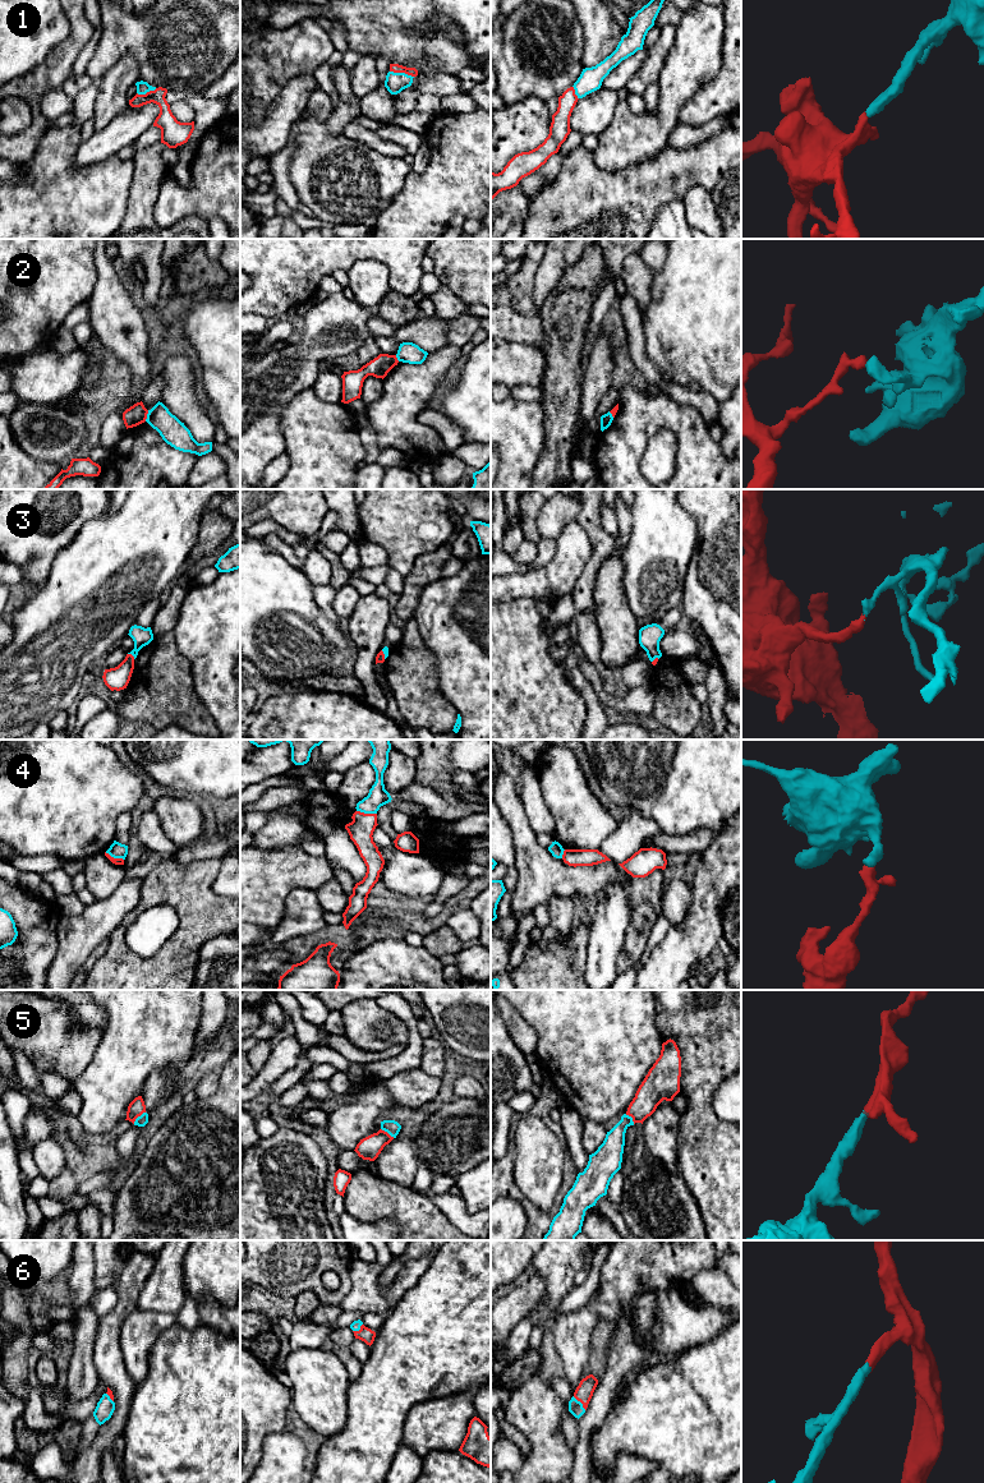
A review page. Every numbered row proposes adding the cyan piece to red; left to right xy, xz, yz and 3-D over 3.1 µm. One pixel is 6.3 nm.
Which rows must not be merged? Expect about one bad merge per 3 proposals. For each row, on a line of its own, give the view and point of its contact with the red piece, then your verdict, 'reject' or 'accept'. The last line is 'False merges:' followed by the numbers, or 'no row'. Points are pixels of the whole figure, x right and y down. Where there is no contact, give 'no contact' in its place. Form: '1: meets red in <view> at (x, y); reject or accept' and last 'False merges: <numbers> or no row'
1: meets red in xz at (401, 72); accept
2: meets red in xy at (146, 415); reject
3: meets red in xy at (132, 655); accept
4: meets red in xz at (367, 814); reject
5: meets red in xy at (138, 1115); accept
6: meets red in yz at (580, 1401); accept
False merges: 2, 4

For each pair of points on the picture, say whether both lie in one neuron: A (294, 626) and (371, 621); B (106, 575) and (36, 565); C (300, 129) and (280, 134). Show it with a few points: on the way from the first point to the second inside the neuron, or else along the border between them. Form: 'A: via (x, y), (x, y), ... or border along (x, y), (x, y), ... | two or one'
A: border along (348, 635), (354, 646), (354, 661) | two
B: border along (69, 543), (56, 555), (49, 575), (35, 589) | two
C: border along (304, 109), (293, 124), (288, 138) | two

